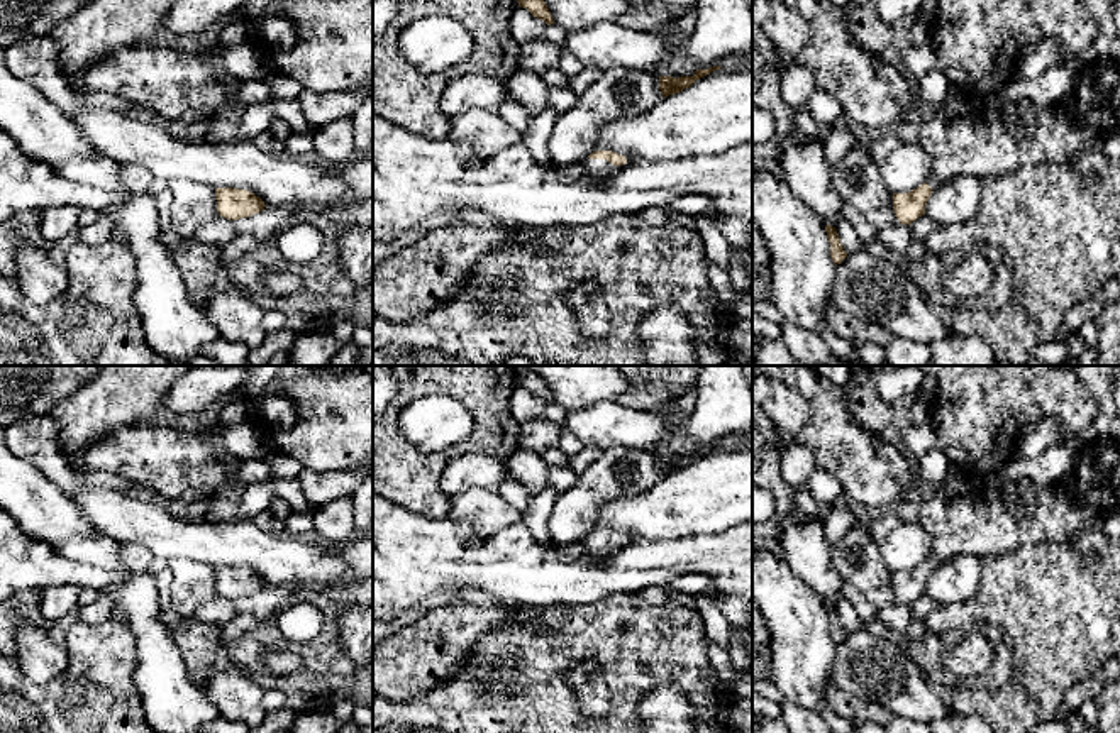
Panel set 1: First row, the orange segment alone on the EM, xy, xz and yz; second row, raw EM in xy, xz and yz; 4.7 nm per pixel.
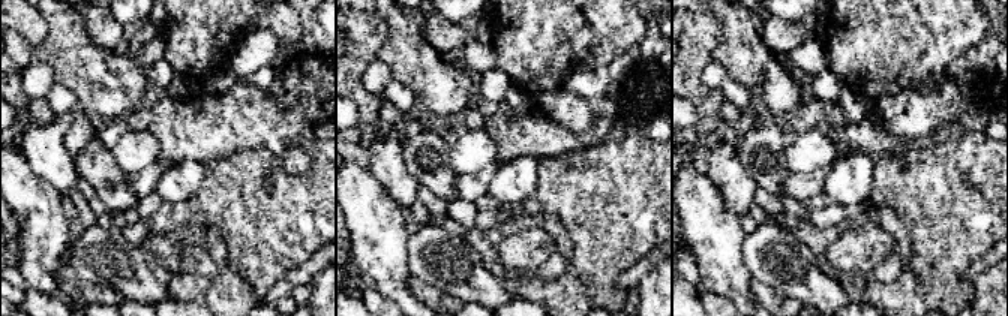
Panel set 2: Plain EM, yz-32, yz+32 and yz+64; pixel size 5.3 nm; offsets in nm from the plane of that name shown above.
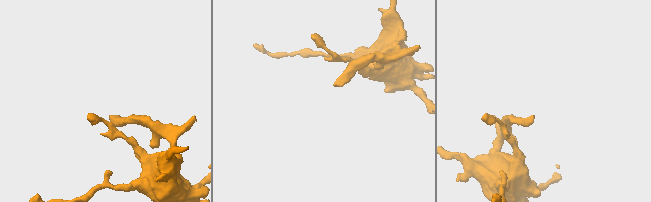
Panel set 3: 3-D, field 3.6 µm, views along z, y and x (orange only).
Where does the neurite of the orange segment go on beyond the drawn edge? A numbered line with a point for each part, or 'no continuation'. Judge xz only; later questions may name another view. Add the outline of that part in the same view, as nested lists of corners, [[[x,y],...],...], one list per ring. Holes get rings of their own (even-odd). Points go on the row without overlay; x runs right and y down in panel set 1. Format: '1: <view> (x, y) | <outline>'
1: xz (593, 545) | [[[586,537],[583,543],[591,555],[608,555],[617,547],[605,538],[590,538],[590,537]]]

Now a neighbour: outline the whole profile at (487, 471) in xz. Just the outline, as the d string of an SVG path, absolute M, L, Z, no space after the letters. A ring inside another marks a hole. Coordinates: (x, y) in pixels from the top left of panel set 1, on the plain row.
M466 454L452 460L441 477L441 489L451 501L469 488L498 491L508 476L507 462L491 454Z

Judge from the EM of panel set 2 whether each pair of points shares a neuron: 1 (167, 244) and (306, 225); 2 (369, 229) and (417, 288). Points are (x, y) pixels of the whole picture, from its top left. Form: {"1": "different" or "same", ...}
{"1": "different", "2": "different"}

